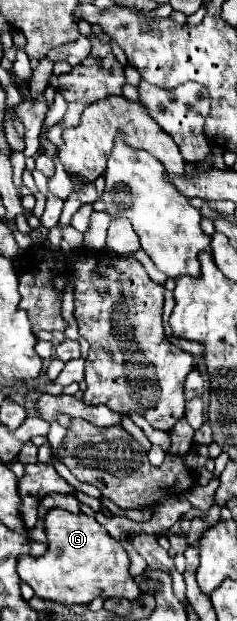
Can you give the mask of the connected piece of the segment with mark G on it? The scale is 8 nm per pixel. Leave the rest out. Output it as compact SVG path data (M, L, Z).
M54 508L44 518L48 550L40 558L22 556L18 562L18 574L22 582L32 586L38 598L54 600L60 604L88 604L94 598L126 598L138 600L142 596L140 586L130 576L130 558L122 544L110 538L108 530L96 522L94 516L70 514L62 508Z

